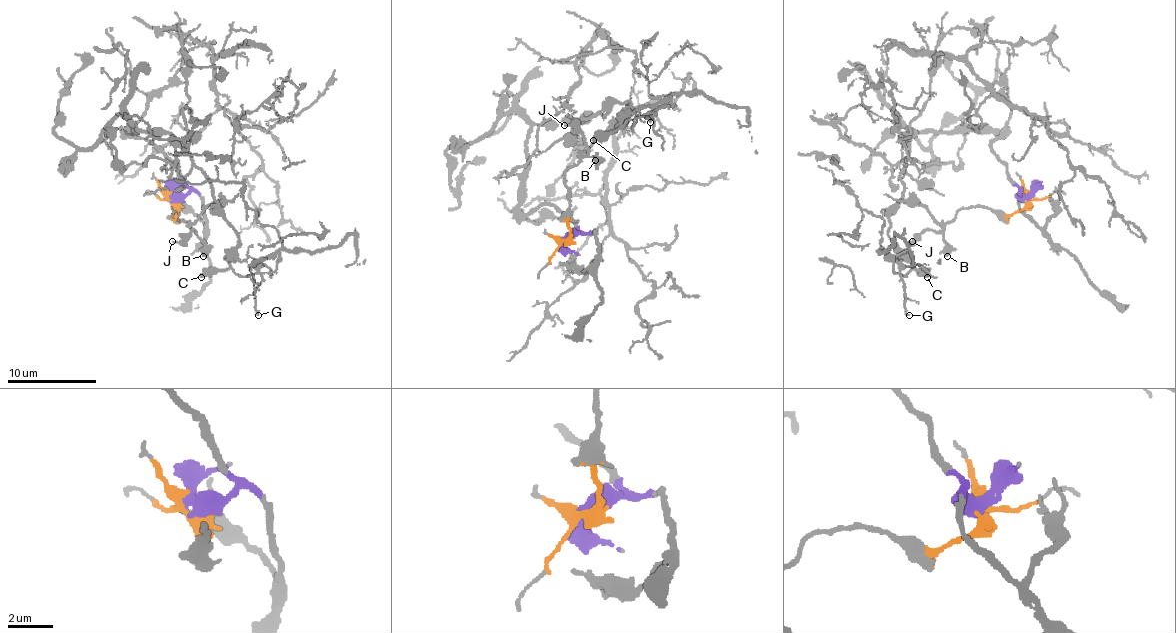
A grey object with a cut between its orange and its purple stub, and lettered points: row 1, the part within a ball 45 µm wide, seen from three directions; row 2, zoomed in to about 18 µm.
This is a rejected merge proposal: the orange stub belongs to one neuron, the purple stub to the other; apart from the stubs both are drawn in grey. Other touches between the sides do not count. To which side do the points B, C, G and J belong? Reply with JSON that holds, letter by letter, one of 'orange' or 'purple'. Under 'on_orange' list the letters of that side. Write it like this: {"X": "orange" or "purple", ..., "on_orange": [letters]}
{"B": "orange", "C": "purple", "G": "purple", "J": "orange", "on_orange": ["B", "J"]}

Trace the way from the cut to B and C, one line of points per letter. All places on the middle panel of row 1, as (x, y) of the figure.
B: (566, 241), (568, 169), (584, 156), (597, 158), (595, 161)
C: (566, 238), (581, 232), (553, 205), (519, 210), (526, 134), (604, 116), (628, 100), (622, 125), (593, 140)

